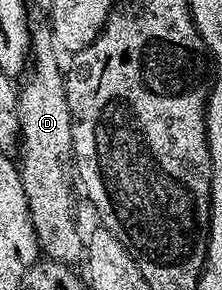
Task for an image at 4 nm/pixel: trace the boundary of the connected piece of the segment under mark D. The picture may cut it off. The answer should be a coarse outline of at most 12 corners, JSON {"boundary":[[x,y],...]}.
{"boundary":[[47,25],[19,87],[18,165],[36,242],[76,264],[72,113]]}

